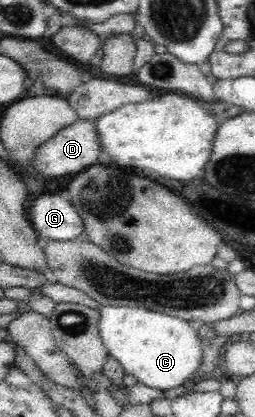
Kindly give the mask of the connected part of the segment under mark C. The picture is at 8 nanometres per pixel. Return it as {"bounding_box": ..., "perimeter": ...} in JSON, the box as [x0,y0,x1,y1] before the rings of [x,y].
{"bounding_box":[96,305,201,390],"perimeter":[[[103,305],[99,306],[96,311],[98,312],[98,329],[103,346],[111,357],[121,363],[126,374],[133,374],[141,384],[161,390],[175,388],[180,384],[186,385],[185,380],[199,366],[201,341],[197,337],[198,331],[195,323],[143,307]]]}

